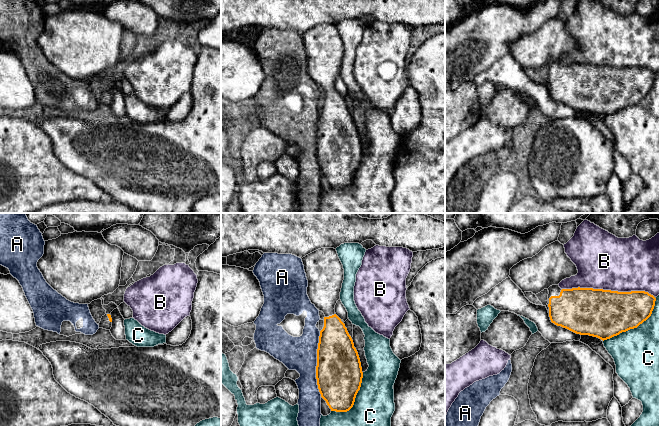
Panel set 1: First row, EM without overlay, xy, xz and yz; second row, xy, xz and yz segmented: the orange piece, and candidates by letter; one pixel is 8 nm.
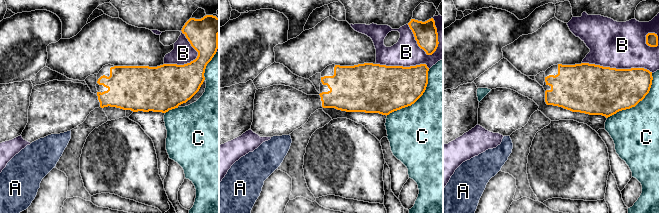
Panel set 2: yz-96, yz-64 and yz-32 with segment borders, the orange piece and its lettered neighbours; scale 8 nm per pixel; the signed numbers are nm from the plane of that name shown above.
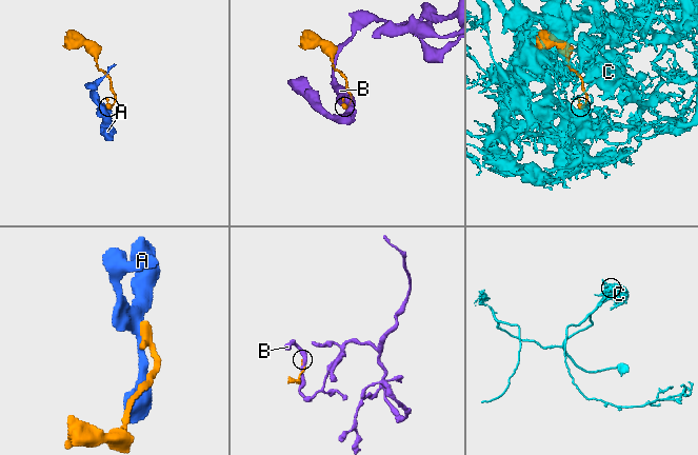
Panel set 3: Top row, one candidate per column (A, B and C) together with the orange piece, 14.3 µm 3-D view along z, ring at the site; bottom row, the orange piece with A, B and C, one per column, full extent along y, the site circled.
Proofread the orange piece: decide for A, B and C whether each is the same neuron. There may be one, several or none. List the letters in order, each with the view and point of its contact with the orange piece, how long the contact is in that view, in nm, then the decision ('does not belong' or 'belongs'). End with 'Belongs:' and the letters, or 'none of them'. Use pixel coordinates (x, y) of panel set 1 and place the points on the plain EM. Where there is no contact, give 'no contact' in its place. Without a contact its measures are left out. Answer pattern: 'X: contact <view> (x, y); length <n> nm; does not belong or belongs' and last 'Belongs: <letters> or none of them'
A: contact xz (317, 140); length 550 nm; does not belong
B: contact yz (608, 66); length 750 nm; does not belong
C: contact yz (635, 103); length 550 nm; does not belong
Belongs: none of them

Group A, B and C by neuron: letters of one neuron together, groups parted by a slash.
A / B / C

